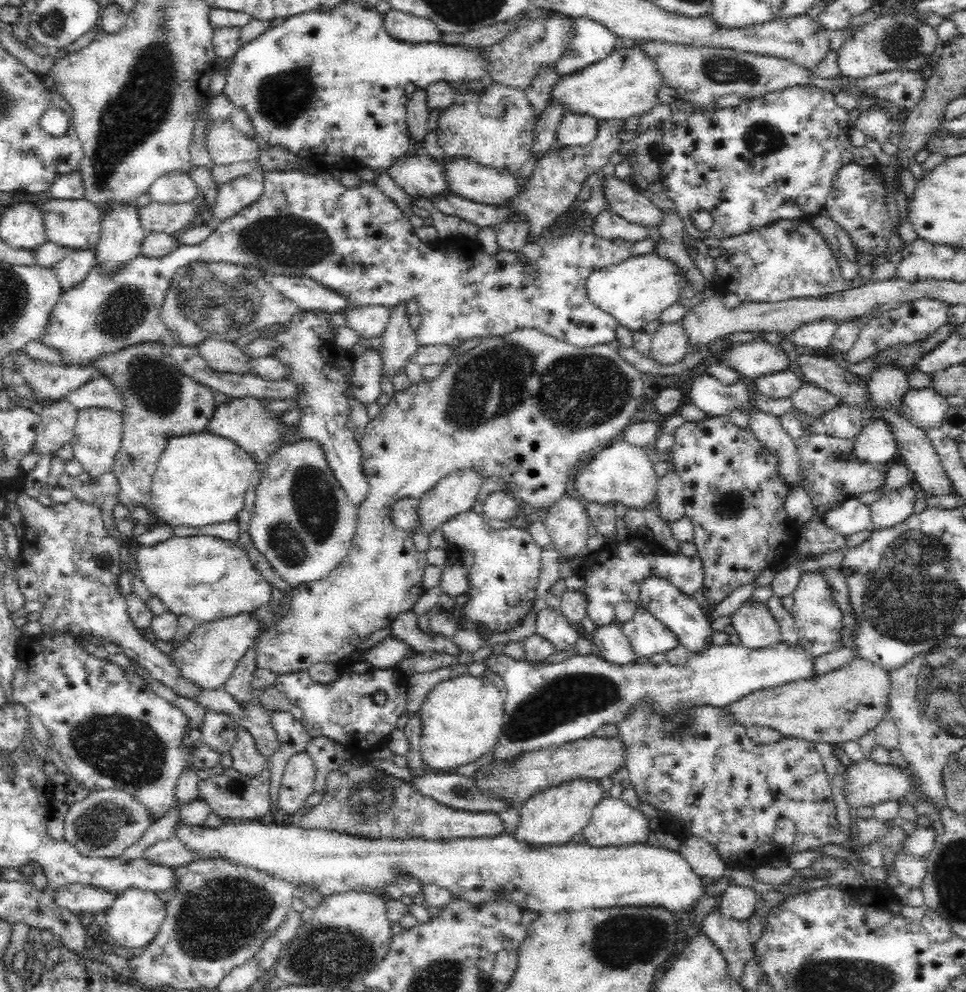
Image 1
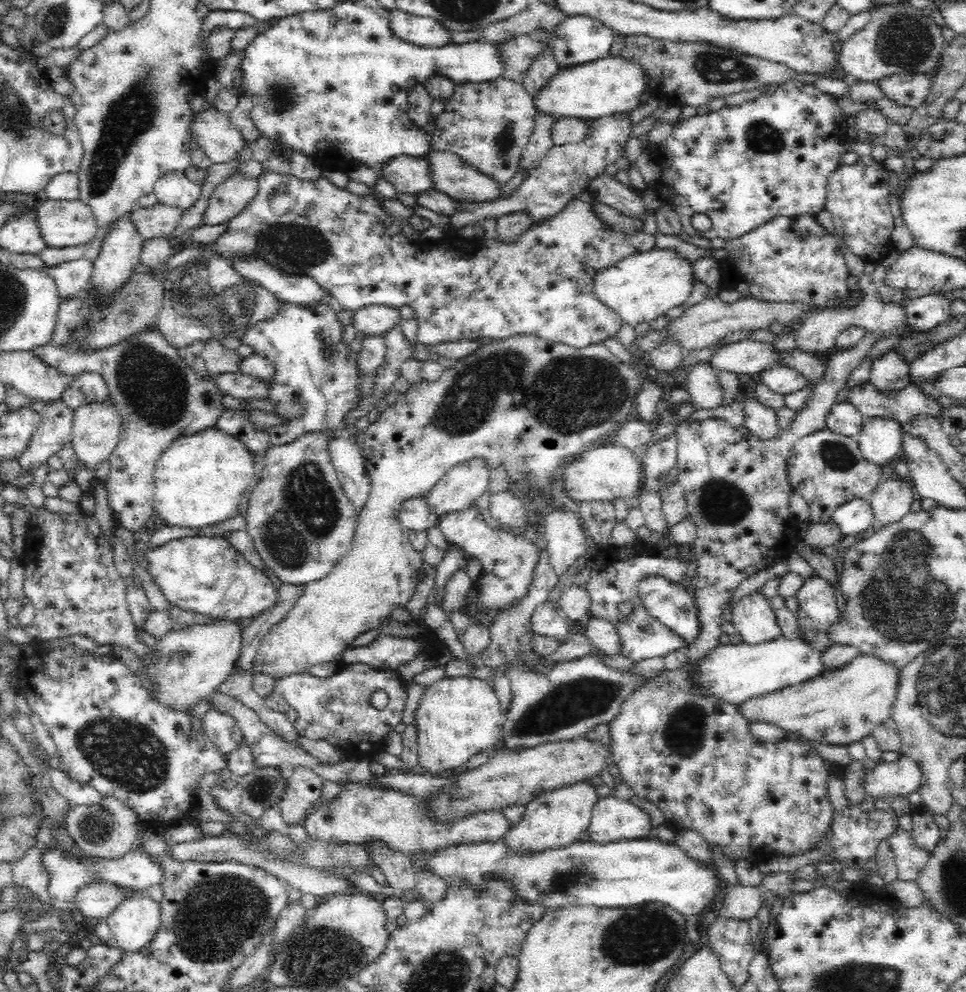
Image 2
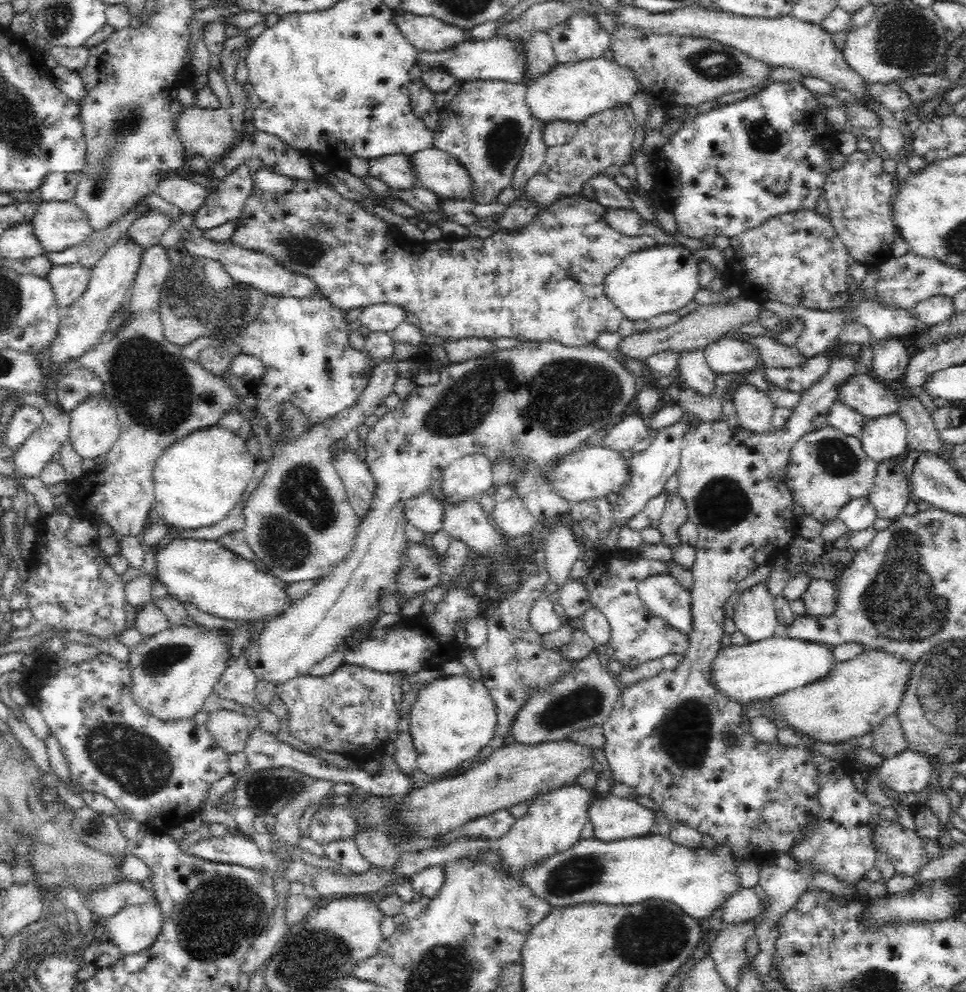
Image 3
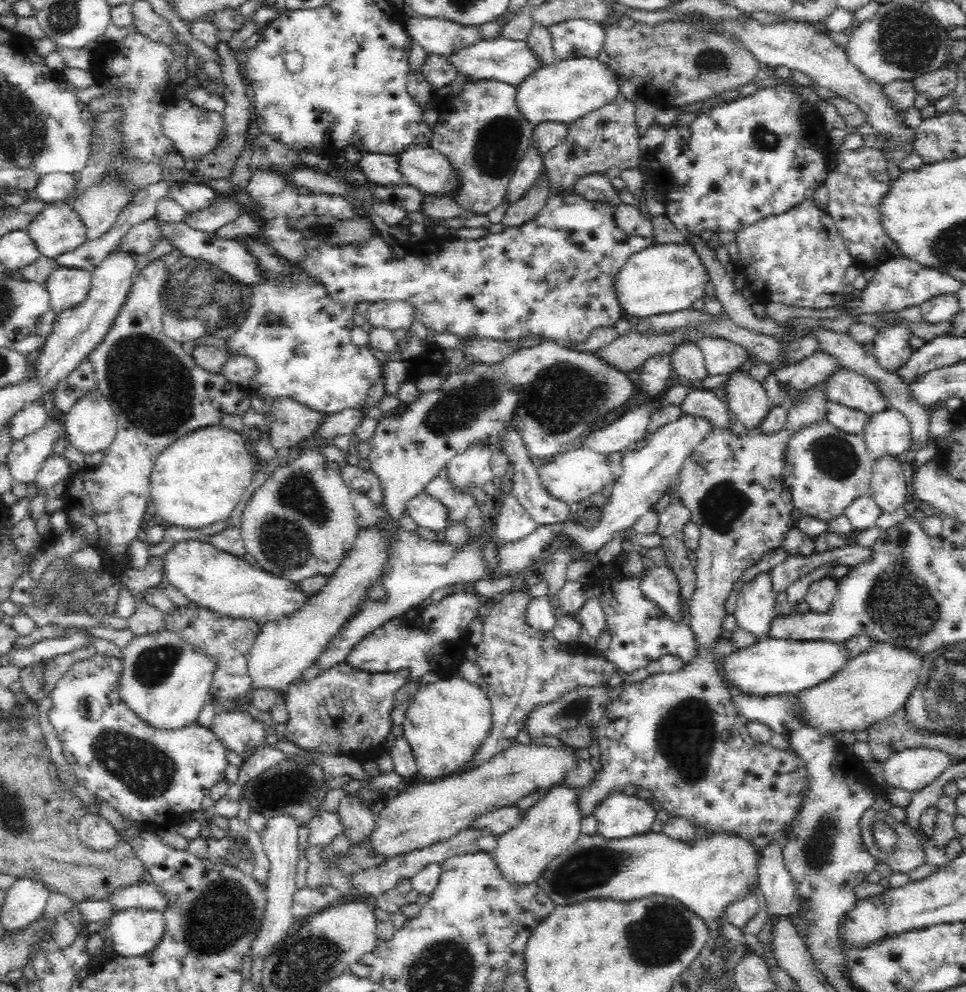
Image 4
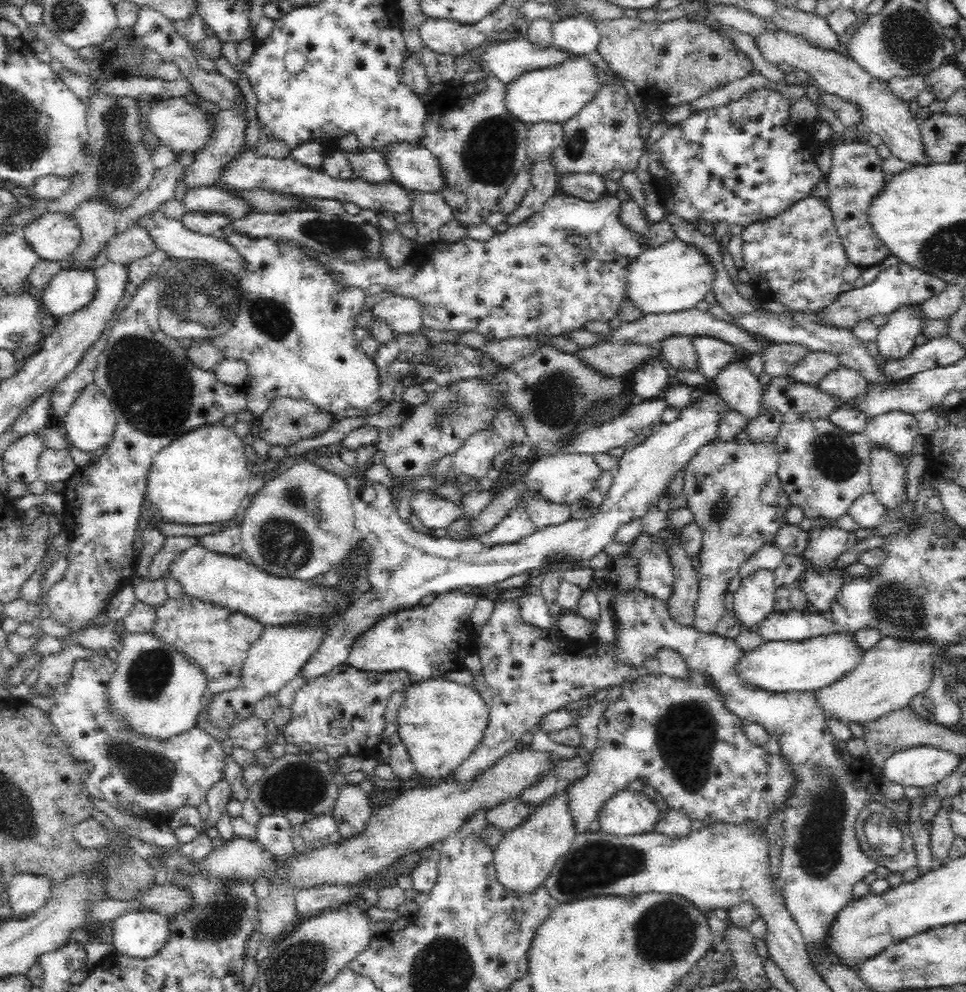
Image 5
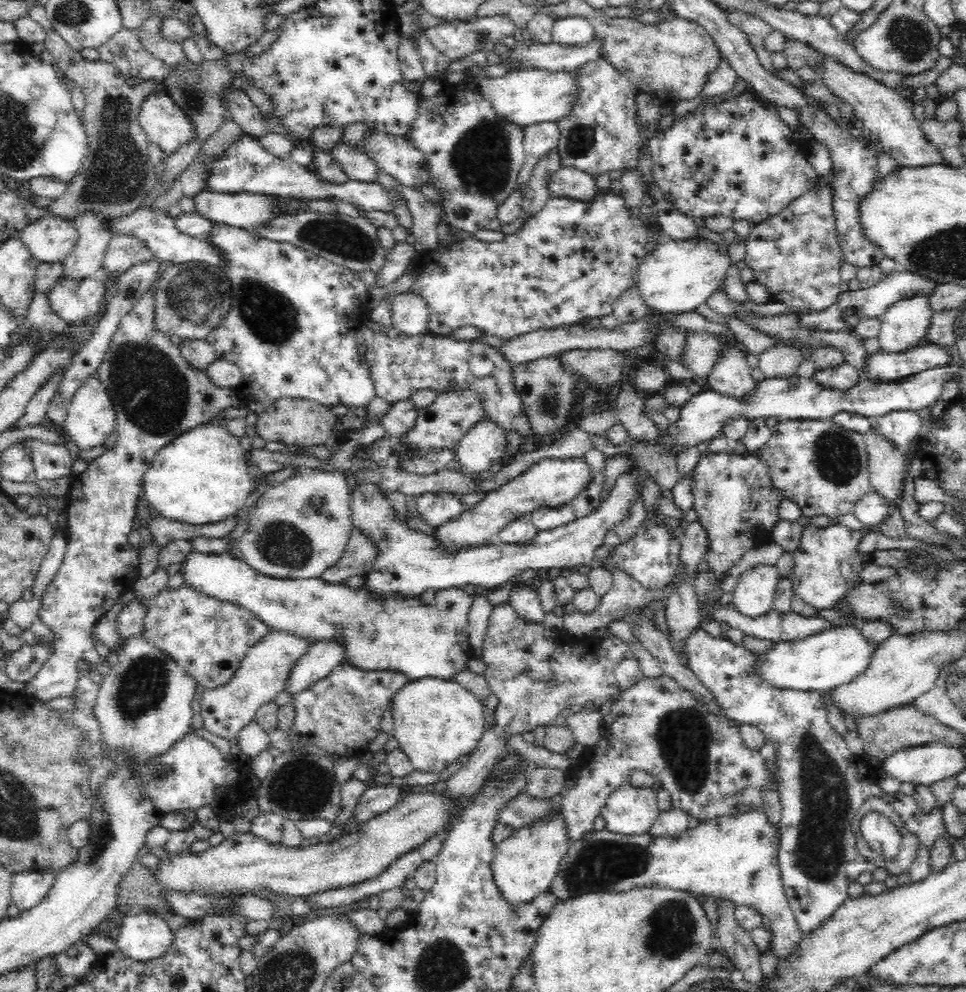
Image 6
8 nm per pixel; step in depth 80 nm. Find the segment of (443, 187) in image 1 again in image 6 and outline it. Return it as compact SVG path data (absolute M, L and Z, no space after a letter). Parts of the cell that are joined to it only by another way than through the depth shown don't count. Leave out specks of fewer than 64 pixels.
M342 140L330 150L332 156L338 159L340 167L346 171L349 179L360 182L376 182L380 176L380 167L372 155L361 148L346 146Z

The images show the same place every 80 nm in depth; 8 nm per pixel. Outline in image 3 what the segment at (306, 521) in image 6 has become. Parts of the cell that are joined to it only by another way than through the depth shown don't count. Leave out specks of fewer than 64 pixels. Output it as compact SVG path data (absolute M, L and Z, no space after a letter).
M393 354L392 358L394 358L394 360L382 361L378 364L378 366L374 367L374 370L372 370L370 374L367 387L362 391L361 396L357 399L357 403L354 406L349 409L342 410L340 414L336 414L334 418L331 418L328 422L324 422L324 424L318 424L318 426L311 427L304 434L301 434L300 437L296 437L291 441L286 441L285 443L271 443L270 452L272 452L272 456L266 459L268 462L266 462L266 472L264 472L264 478L262 478L262 481L256 489L251 492L252 494L250 494L247 500L245 500L246 502L243 508L243 514L244 517L246 517L246 526L242 532L245 535L246 543L250 545L250 549L252 549L256 555L257 563L274 578L278 578L280 581L284 581L285 583L315 581L316 579L327 575L350 552L356 538L356 532L361 518L355 514L355 510L351 507L346 493L346 488L343 486L342 480L337 474L337 471L334 469L334 464L332 462L333 452L330 444L334 444L334 442L336 442L336 440L340 440L340 438L344 439L352 429L356 429L360 423L364 423L366 418L368 418L368 415L374 414L374 410L376 410L378 406L384 405L384 399L388 398L388 396L392 394L393 386L395 385L396 379L399 377L396 369L398 358L393 356Z

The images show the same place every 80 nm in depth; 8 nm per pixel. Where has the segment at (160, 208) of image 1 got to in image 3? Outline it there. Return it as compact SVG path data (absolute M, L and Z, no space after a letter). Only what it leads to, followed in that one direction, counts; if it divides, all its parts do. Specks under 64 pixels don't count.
M149 208L134 218L127 233L141 246L143 252L146 247L158 244L171 224L170 216Z

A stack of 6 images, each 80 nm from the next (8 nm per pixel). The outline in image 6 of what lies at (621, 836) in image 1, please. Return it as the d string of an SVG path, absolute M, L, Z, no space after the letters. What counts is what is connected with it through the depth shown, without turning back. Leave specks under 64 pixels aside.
M629 781L610 794L600 816L608 832L632 836L648 833L660 813L656 789L633 787Z

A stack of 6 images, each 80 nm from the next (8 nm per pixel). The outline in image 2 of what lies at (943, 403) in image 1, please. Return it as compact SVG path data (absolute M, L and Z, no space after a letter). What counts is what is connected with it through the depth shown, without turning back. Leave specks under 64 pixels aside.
M869 381L854 386L847 398L865 418L891 418L906 427L916 418L938 418L945 407L930 394L924 394L918 384L910 384L896 392L896 396L885 396L875 392Z

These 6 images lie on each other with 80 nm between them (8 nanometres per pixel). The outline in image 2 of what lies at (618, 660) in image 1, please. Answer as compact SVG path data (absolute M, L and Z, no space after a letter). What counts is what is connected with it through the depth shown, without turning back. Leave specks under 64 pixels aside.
M589 616L581 627L582 632L591 640L596 652L602 650L605 656L622 655L622 641L618 625Z

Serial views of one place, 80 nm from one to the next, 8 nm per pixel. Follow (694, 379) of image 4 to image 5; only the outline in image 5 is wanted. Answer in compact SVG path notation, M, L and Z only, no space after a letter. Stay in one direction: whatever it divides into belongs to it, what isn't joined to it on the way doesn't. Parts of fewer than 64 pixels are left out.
M684 335L670 336L660 341L661 357L667 362L670 370L690 370L699 372L698 352L692 345L692 338Z

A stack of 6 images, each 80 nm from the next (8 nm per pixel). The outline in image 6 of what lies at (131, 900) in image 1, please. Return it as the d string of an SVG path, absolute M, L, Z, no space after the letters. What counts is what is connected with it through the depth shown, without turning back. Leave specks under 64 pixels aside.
M133 911L117 924L114 941L133 960L144 963L160 958L172 946L173 932L156 912Z

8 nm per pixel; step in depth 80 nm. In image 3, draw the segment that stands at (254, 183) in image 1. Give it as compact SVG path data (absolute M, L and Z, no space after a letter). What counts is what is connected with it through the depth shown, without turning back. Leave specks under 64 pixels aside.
M240 164L230 176L217 184L205 198L204 204L193 214L196 227L209 229L239 218L254 188L249 171L246 164Z

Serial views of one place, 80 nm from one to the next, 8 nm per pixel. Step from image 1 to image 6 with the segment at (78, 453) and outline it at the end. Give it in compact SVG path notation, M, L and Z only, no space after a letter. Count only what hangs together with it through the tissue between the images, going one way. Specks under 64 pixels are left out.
M95 374L88 376L86 383L76 391L70 406L67 408L67 415L63 422L63 430L70 436L70 440L80 448L88 450L105 444L106 438L114 432L117 425L117 416L108 393L102 388L101 384L95 378Z

